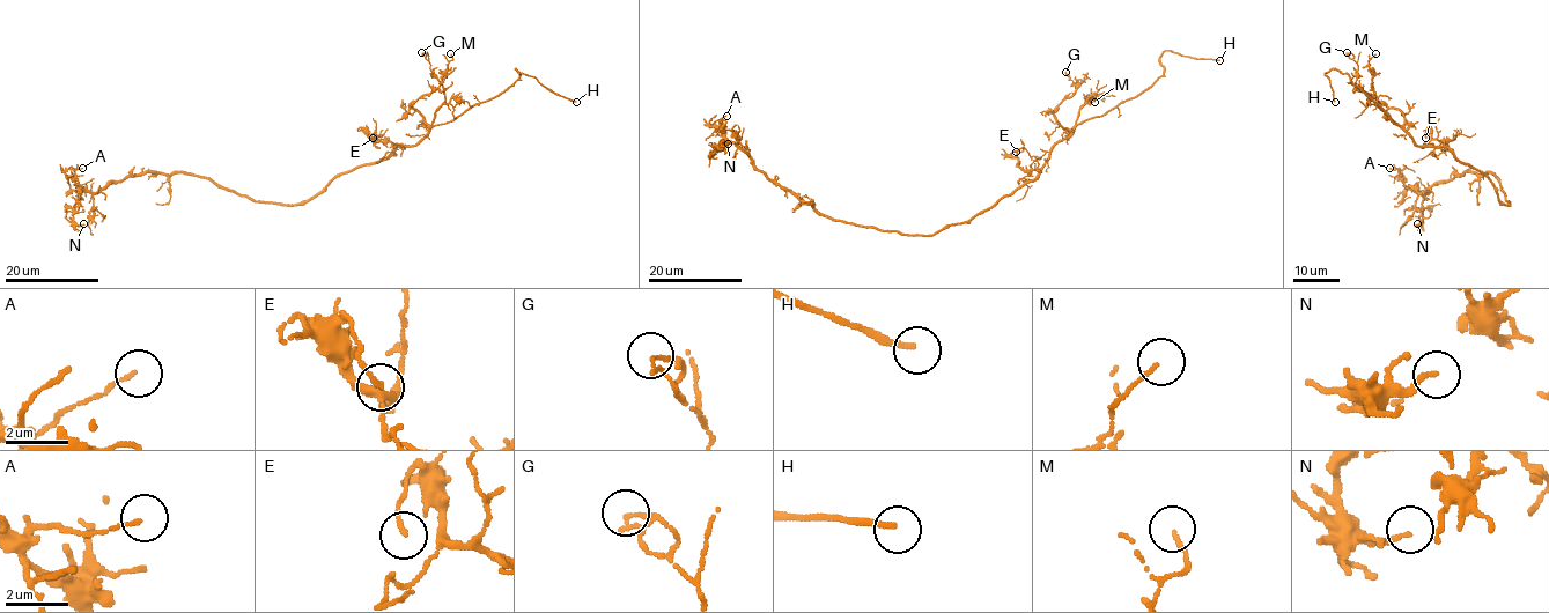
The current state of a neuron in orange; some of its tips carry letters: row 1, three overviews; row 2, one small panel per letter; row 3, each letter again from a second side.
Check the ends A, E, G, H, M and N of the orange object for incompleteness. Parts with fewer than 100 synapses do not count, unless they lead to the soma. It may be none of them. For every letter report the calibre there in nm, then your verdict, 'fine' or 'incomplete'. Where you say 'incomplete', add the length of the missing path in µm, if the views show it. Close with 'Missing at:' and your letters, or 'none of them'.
A: calibre 100 nm; fine
E: calibre 140 nm; fine
G: calibre 110 nm; fine
H: calibre 170 nm; incomplete; missing 10 µm
M: calibre 110 nm; fine
N: calibre 160 nm; fine
Missing at: H

